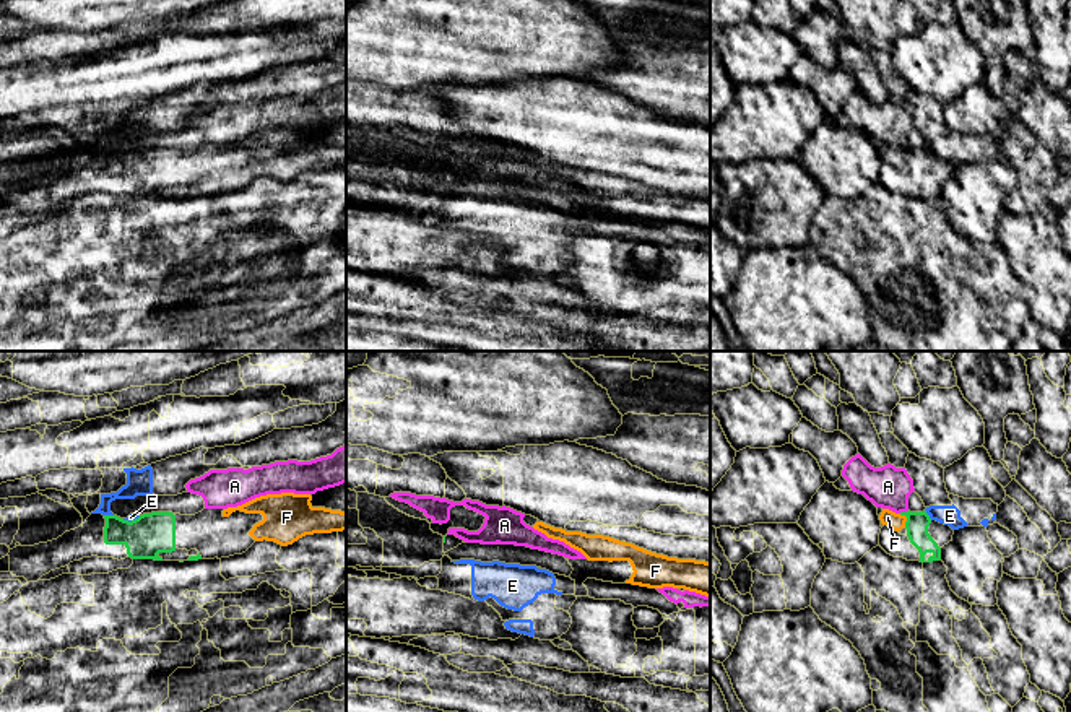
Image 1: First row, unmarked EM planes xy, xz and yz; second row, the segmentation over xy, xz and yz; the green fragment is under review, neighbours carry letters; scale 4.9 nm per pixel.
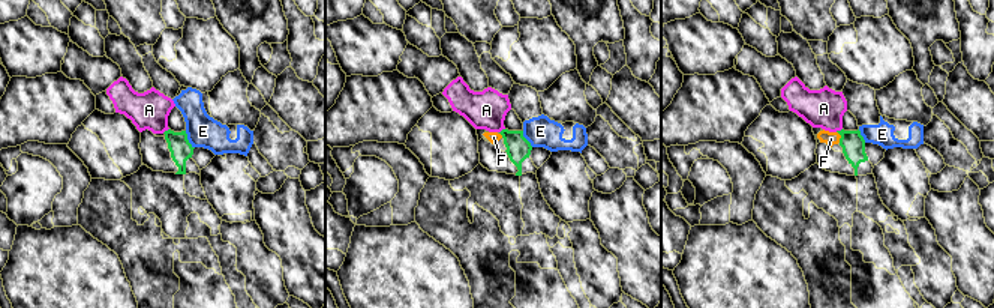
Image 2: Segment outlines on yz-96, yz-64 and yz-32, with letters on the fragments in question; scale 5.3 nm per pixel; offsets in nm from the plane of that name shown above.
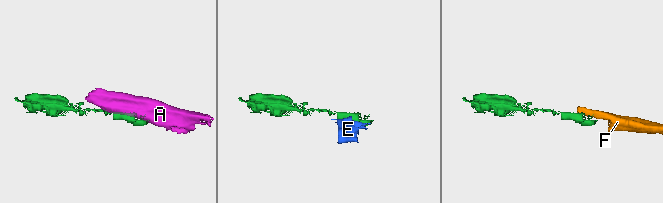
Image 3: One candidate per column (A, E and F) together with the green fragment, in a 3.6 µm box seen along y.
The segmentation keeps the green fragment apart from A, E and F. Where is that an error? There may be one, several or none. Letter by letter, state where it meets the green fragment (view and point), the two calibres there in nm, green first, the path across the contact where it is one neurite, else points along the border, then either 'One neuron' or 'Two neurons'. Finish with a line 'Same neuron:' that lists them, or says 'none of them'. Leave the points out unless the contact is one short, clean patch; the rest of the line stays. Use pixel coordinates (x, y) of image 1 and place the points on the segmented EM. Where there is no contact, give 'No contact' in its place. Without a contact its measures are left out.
A: Touches green at yz (902, 512). Thickness 120 nm (green) against 200 nm. Two neurons
E: Touches green at yz (927, 514). Thickness 120 nm (green) against 100 nm. Boundary: yz (925, 509), (932, 519). Two neurons
F: Touches green at yz (907, 519). Thickness 120 nm (green) against 80 nm. Path across: yz (917, 524), (907, 519), (888, 517). One neuron
Same neuron: F

